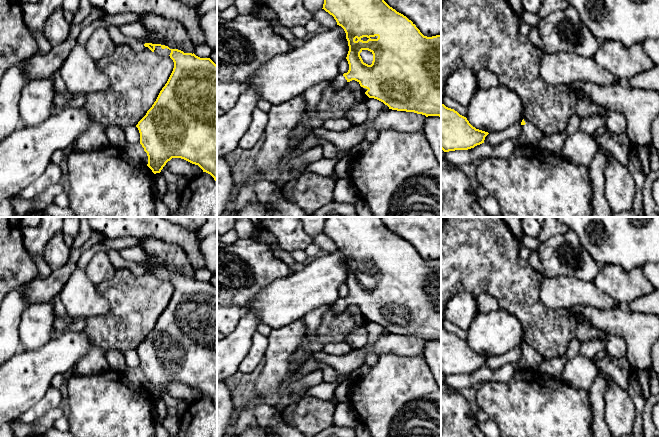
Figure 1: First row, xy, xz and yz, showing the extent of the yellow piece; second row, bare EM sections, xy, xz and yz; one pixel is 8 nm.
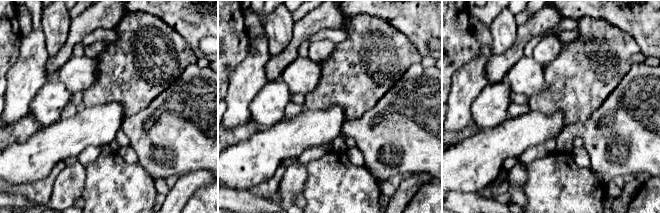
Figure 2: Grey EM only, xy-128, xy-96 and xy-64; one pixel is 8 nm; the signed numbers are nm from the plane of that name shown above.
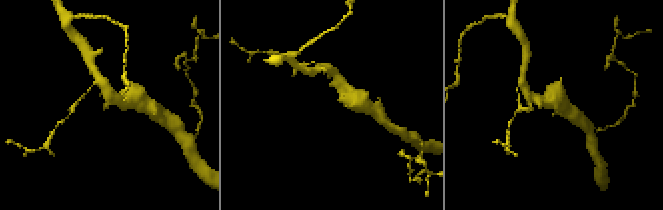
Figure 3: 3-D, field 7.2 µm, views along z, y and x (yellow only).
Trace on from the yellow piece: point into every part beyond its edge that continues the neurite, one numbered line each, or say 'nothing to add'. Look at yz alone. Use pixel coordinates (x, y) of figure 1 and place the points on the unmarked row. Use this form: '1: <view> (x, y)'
1: yz (530, 359)

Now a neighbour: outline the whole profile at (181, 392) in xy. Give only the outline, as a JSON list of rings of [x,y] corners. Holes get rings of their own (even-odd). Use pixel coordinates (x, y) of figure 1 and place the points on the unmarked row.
[[[172,382],[163,391],[168,392],[178,402],[193,403],[203,397],[203,394],[195,388],[192,388],[181,382]]]

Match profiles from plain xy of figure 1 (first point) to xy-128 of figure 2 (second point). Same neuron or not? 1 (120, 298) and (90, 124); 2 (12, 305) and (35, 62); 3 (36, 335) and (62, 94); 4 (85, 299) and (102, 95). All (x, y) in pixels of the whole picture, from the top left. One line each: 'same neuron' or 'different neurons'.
1: different neurons
2: same neuron
3: same neuron
4: different neurons

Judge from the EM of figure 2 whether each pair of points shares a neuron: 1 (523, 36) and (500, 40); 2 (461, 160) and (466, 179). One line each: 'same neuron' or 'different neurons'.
1: different neurons
2: same neuron

